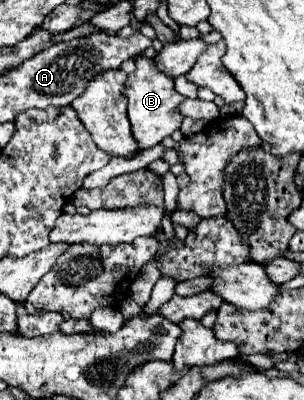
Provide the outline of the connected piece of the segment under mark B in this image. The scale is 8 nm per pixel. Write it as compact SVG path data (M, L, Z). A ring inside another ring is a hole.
M140 54L134 62L136 70L128 74L124 94L128 96L128 118L132 124L132 134L138 140L138 148L146 150L150 146L160 144L166 136L170 136L174 130L180 128L184 116L180 116L176 108L186 100L186 96L174 90L172 76L166 76L164 72L160 72L160 68L156 68L156 58L146 58Z

